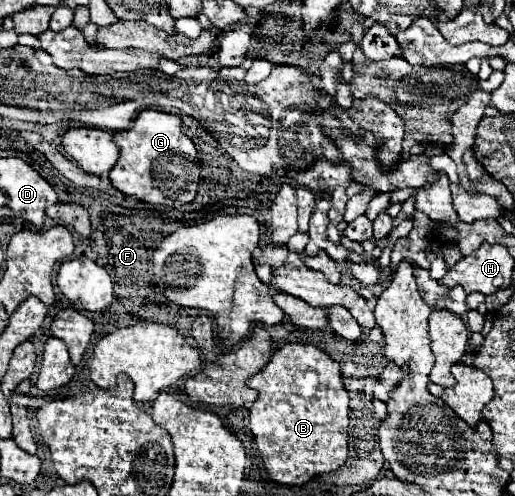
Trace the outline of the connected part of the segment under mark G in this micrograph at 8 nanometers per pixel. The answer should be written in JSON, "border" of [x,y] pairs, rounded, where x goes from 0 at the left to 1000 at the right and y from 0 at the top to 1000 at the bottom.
{"border":[[[278,222],[258,258],[243,266],[223,266],[219,286],[231,294],[231,323],[212,347],[216,371],[243,395],[262,395],[266,403],[289,411],[324,411],[324,395],[379,399],[390,363],[390,323],[375,282],[351,262],[351,238],[340,230],[320,230],[309,222]]]}

